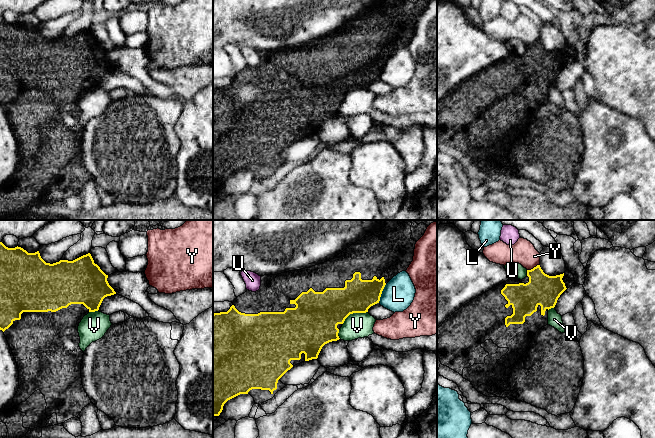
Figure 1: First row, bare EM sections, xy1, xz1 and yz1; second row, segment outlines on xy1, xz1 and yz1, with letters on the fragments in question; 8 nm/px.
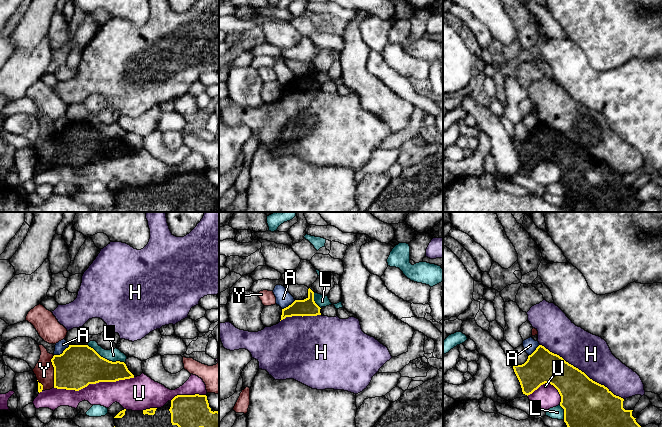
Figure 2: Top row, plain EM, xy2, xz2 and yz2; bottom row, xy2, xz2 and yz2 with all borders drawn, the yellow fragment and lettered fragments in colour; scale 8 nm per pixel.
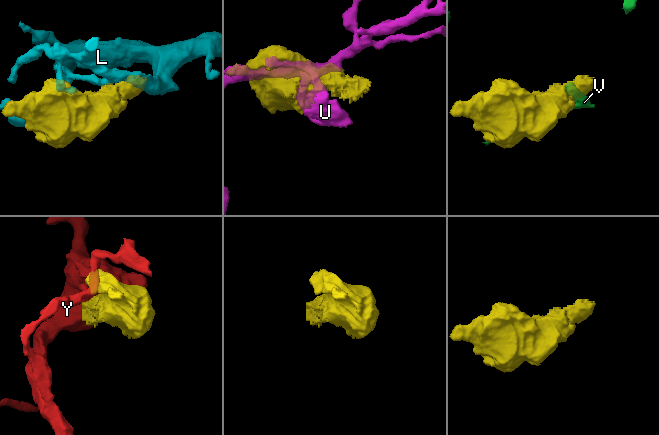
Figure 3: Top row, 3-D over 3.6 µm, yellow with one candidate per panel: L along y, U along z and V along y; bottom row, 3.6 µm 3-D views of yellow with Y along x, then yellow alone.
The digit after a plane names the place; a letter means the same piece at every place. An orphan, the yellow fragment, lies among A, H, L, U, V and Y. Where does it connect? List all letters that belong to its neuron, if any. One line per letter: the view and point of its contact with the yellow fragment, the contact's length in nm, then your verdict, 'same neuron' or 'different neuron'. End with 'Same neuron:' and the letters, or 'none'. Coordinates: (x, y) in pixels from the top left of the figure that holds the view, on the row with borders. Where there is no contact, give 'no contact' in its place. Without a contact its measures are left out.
A: meets yellow in xy2 at (62, 353); contact 150 nm long; different neuron
H: meets yellow in yz2 at (581, 371); contact 800 nm long; different neuron
L: meets yellow in xy2 at (106, 359); contact 340 nm long; different neuron
U: meets yellow in xy2 at (94, 383); contact 650 nm long; different neuron
V: meets yellow in xz1 at (354, 312); contact 220 nm long; different neuron
Y: meets yellow in xy2 at (54, 371); contact 260 nm long; different neuron
Same neuron: none

